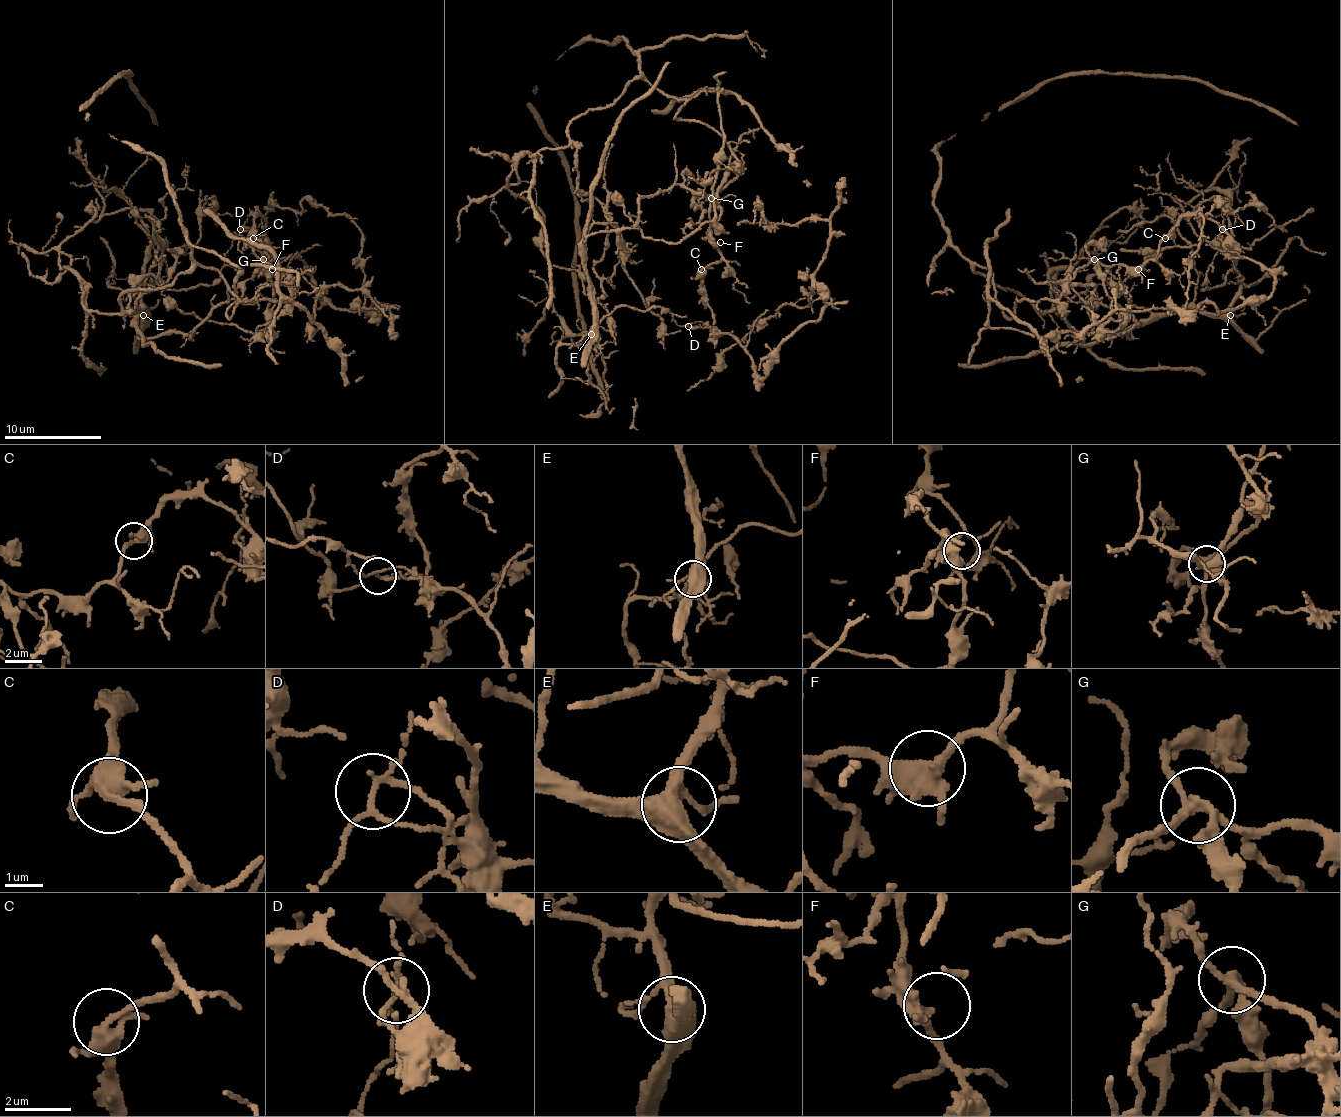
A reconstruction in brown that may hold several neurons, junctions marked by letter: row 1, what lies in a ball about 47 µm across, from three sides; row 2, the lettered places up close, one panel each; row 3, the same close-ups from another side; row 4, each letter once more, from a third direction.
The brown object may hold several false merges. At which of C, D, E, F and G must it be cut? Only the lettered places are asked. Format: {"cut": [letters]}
{"cut": ["D", "G"]}

